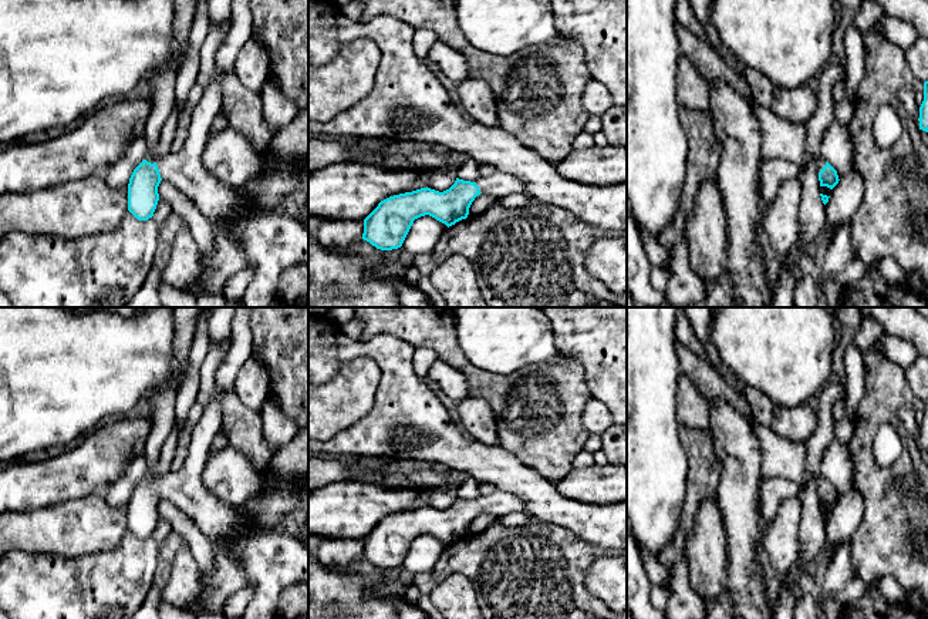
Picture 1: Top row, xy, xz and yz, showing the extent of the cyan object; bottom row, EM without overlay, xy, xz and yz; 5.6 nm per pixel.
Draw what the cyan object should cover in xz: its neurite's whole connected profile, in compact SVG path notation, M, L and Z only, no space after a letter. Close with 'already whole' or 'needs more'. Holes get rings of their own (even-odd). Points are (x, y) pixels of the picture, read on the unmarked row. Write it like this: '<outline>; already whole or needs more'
M496 490L476 501L456 497L443 511L426 505L394 514L381 519L364 538L362 558L381 569L398 568L421 535L429 534L449 546L468 536L478 514L486 512L499 519L516 511L527 512L523 501L513 492Z; needs more

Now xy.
M234 307L230 347L217 369L213 397L193 428L183 467L159 477L153 482L144 478L134 488L128 502L128 529L138 539L148 539L153 535L159 519L159 502L162 499L171 501L195 522L212 545L229 548L236 555L244 571L246 585L253 588L253 596L242 619L274 619L281 592L296 582L308 582L308 548L280 527L273 529L259 527L252 511L220 501L202 482L202 471L210 457L213 438L222 428L219 396L232 393L240 367L252 357L250 313L252 307Z; needs more

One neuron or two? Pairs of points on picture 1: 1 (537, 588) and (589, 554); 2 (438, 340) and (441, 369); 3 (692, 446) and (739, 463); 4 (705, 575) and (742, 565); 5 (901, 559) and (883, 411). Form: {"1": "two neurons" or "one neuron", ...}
{"1": "one neuron", "2": "two neurons", "3": "two neurons", "4": "two neurons", "5": "one neuron"}

